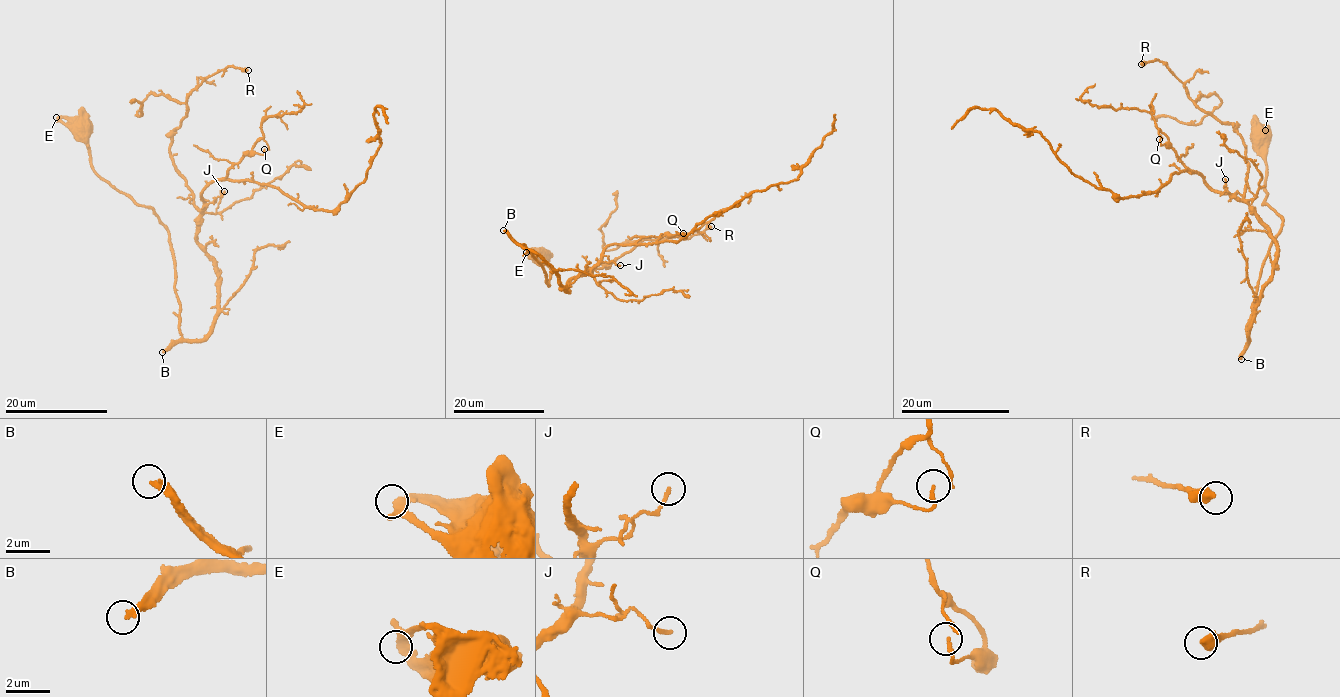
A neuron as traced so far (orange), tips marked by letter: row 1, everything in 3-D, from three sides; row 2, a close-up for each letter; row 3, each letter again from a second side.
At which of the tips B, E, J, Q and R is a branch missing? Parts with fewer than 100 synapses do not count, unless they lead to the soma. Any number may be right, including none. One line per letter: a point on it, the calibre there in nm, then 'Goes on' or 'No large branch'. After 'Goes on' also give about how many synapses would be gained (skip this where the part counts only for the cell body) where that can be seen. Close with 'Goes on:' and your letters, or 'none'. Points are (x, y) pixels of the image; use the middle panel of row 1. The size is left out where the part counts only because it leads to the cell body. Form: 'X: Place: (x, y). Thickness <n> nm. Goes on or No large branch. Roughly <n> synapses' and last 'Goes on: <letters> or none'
B: Place: (503, 230). Thickness 320 nm. Goes on. Roughly 450 synapses
E: Place: (526, 252). Thickness 220 nm. No large branch
J: Place: (620, 265). Thickness 150 nm. No large branch
Q: Place: (683, 233). Thickness 90 nm. No large branch
R: Place: (711, 226). Thickness 480 nm. No large branch
Goes on: B

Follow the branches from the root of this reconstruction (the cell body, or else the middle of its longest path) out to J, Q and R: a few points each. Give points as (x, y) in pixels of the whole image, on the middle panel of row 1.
J: (537, 257), (527, 257), (551, 269), (549, 285), (522, 243), (570, 292), (569, 281), (602, 262), (620, 265)
Q: (537, 257), (527, 257), (551, 269), (549, 285), (522, 243), (570, 292), (567, 283), (608, 246), (683, 233)
R: (537, 257), (527, 257), (551, 269), (549, 285), (522, 243), (570, 292), (569, 281), (644, 240), (711, 226)

